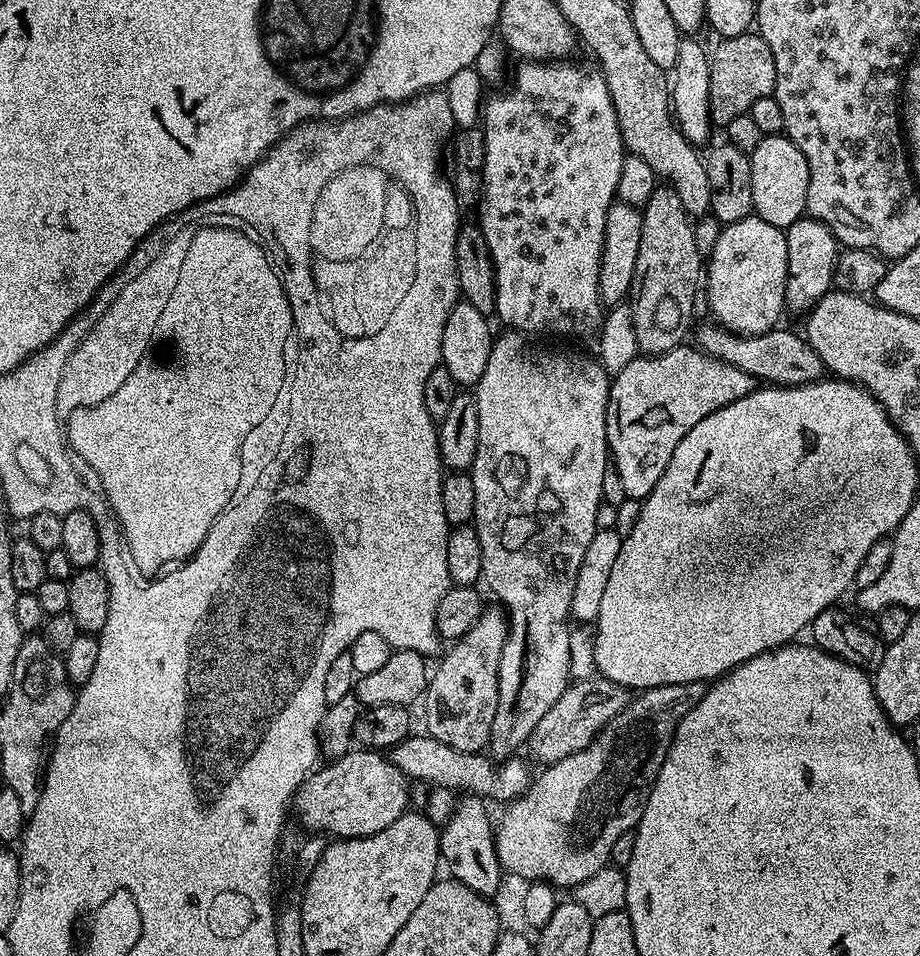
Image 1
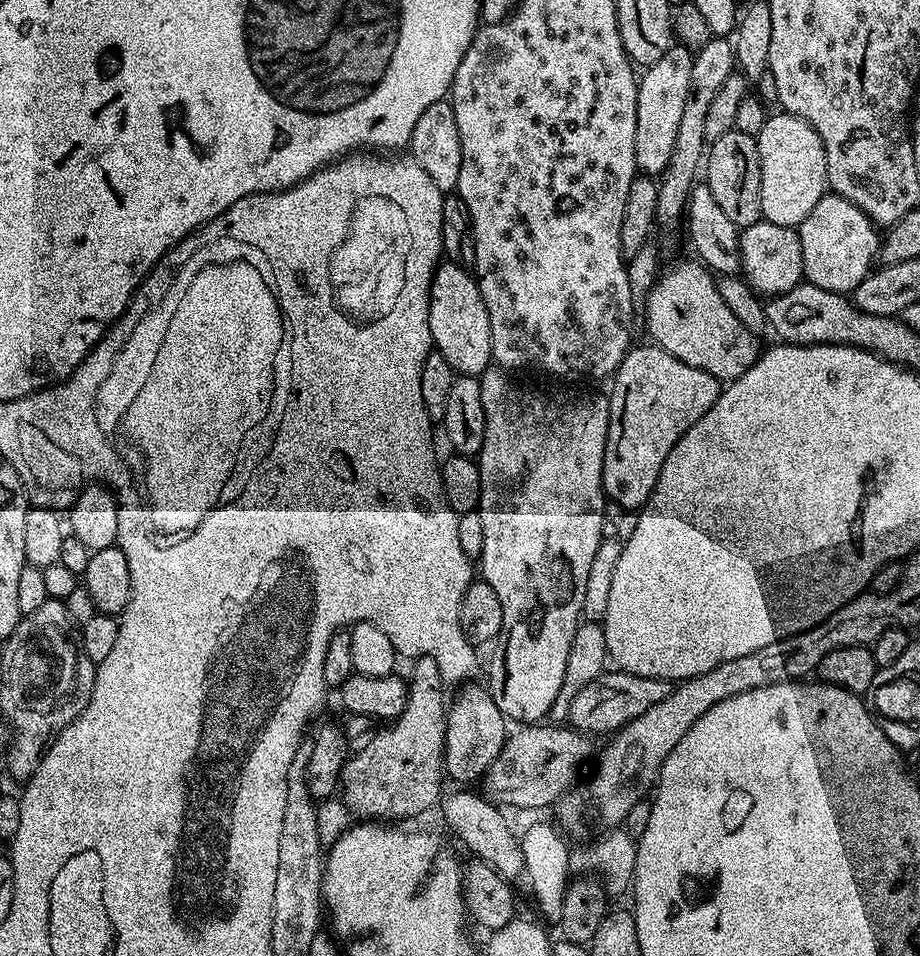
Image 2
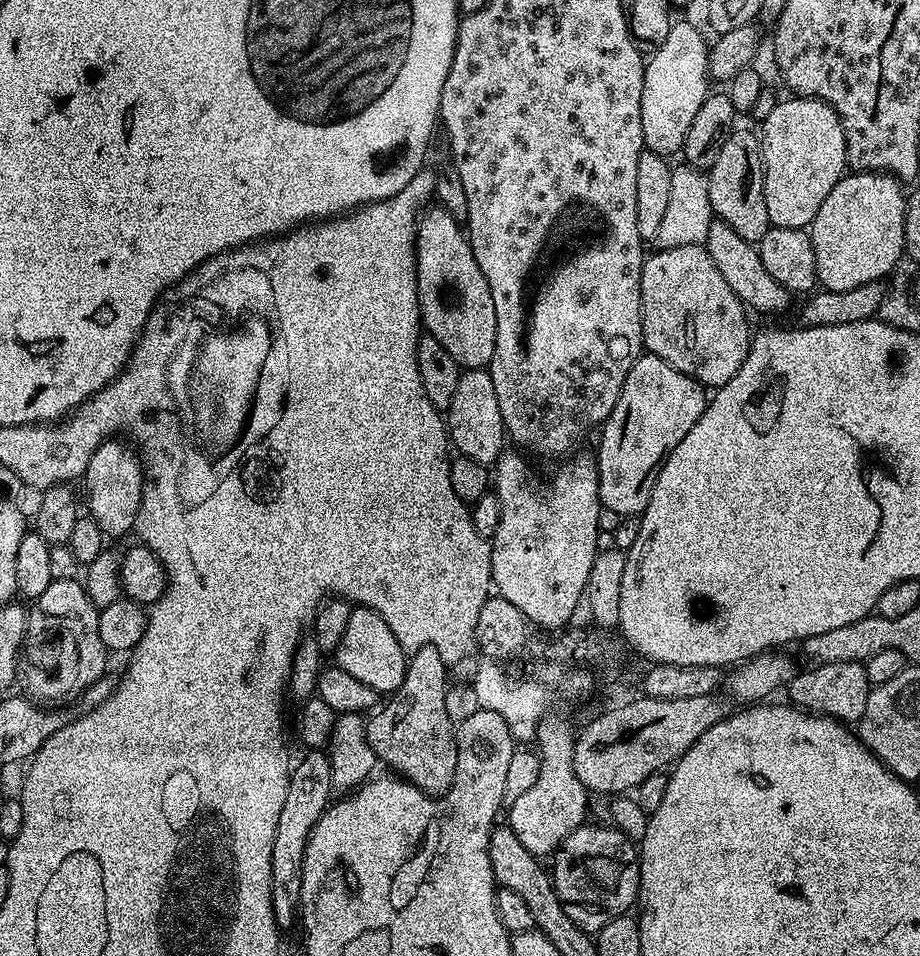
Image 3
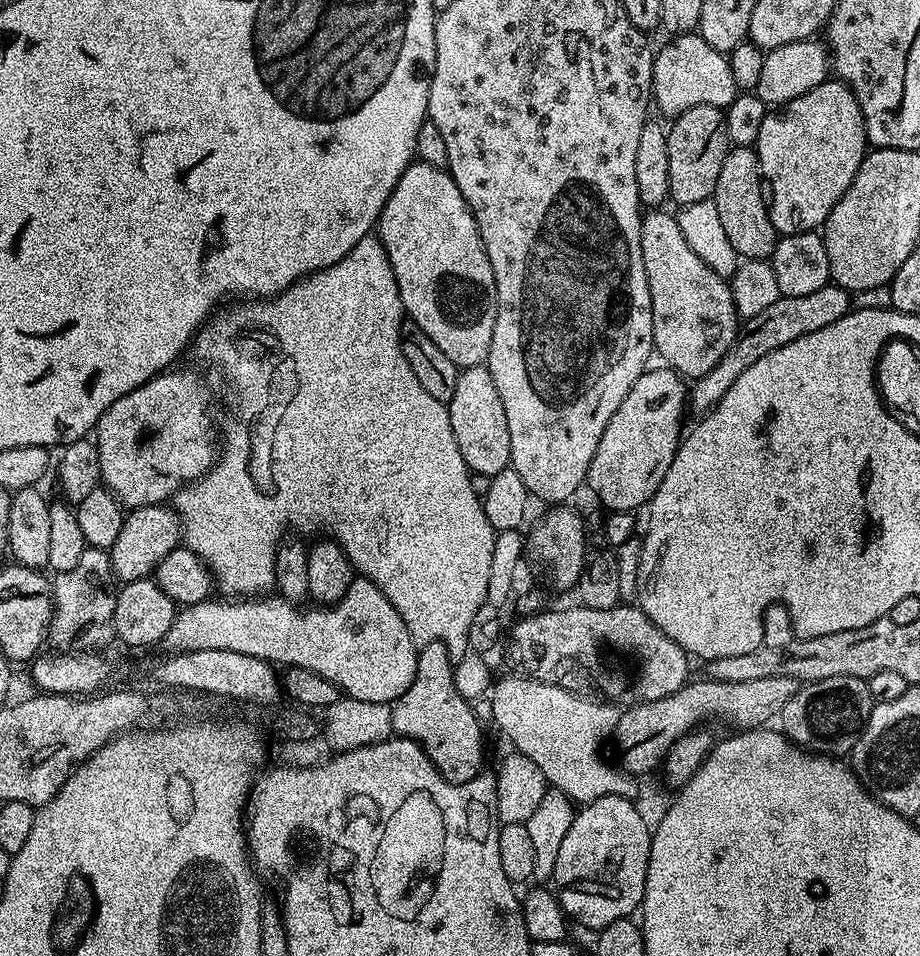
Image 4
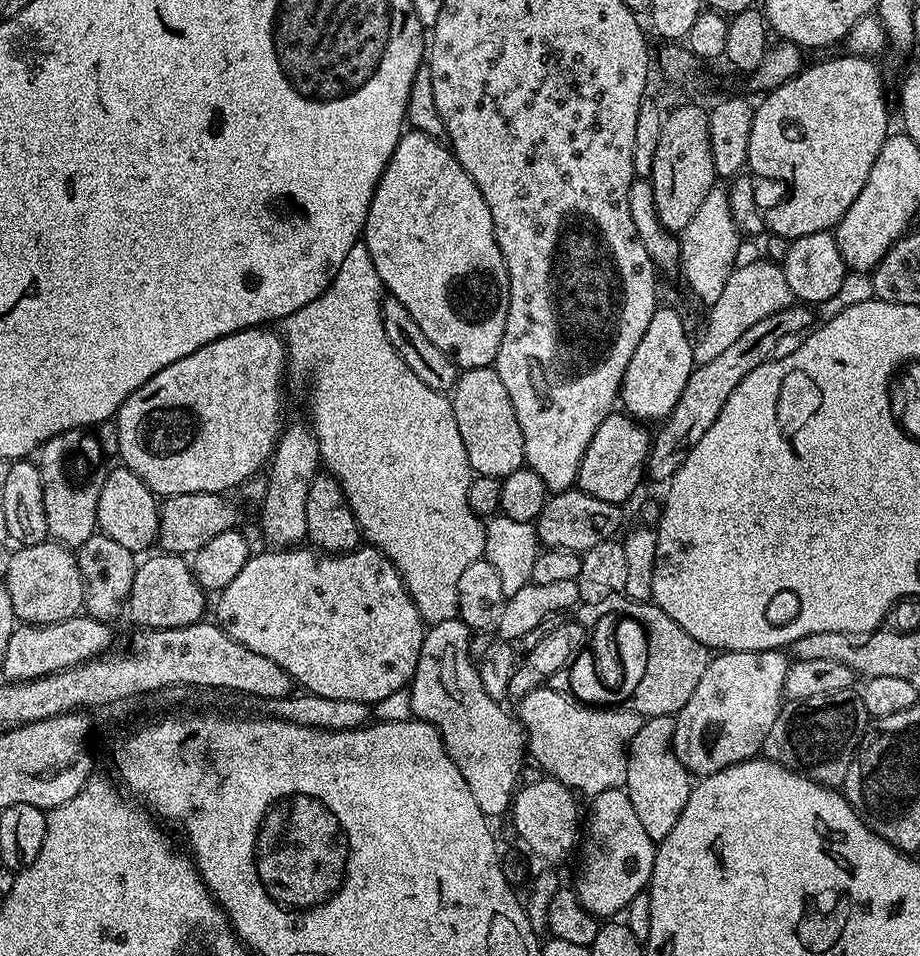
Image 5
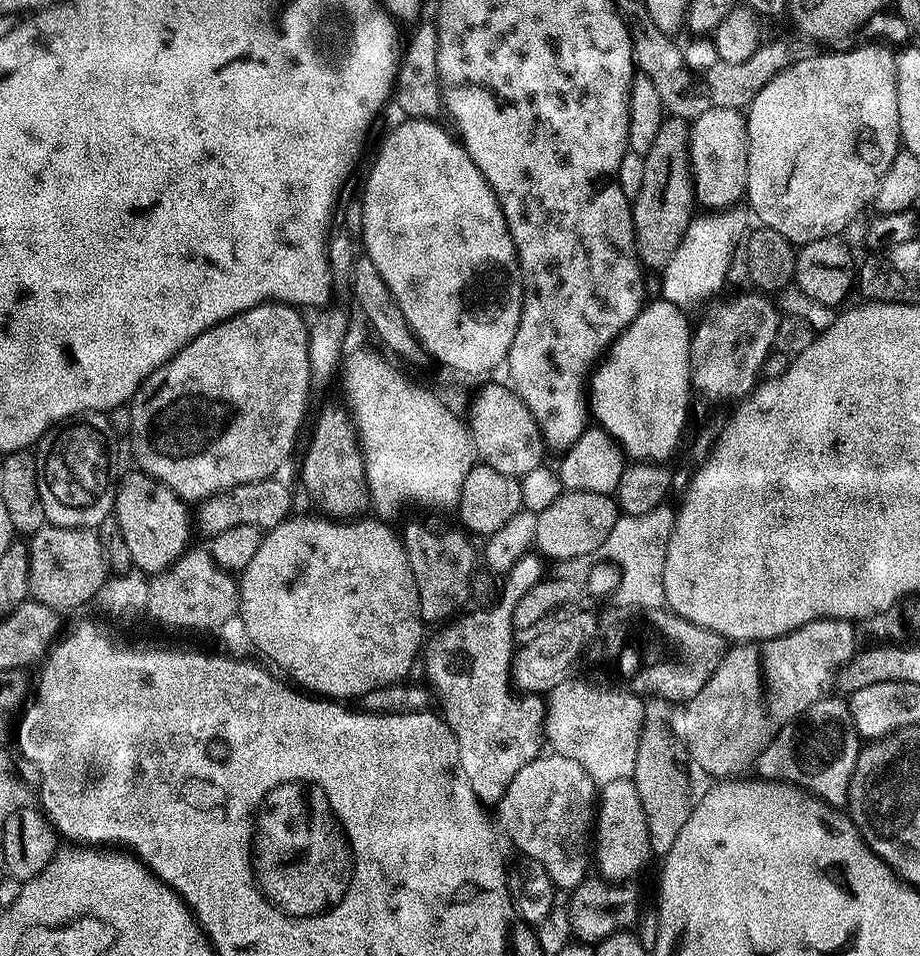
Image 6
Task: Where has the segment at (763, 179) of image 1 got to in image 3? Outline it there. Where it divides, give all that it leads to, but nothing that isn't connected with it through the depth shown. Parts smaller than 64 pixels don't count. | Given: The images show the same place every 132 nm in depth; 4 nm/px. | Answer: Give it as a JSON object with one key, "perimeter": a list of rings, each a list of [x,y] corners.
{"perimeter":[[[781,99],[759,129],[764,163],[764,197],[768,223],[774,228],[807,229],[827,194],[846,175],[846,134],[838,114],[825,100]]]}

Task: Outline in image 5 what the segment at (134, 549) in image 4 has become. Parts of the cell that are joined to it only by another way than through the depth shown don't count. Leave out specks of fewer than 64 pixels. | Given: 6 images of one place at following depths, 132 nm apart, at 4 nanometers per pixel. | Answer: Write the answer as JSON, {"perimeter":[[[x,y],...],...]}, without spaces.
{"perimeter":[[[218,492],[174,494],[173,496],[167,497],[167,499],[160,504],[159,551],[173,556],[187,557],[189,554],[194,554],[198,550],[202,550],[202,546],[206,546],[206,542],[214,542],[214,538],[218,538],[218,534],[233,531],[233,529],[239,525],[236,523],[240,520],[240,508],[231,500],[232,498],[231,495]]]}

